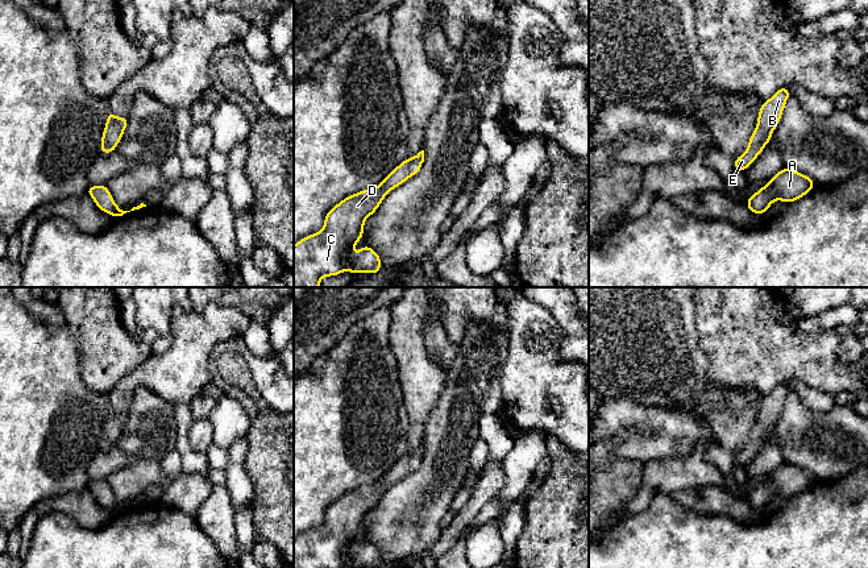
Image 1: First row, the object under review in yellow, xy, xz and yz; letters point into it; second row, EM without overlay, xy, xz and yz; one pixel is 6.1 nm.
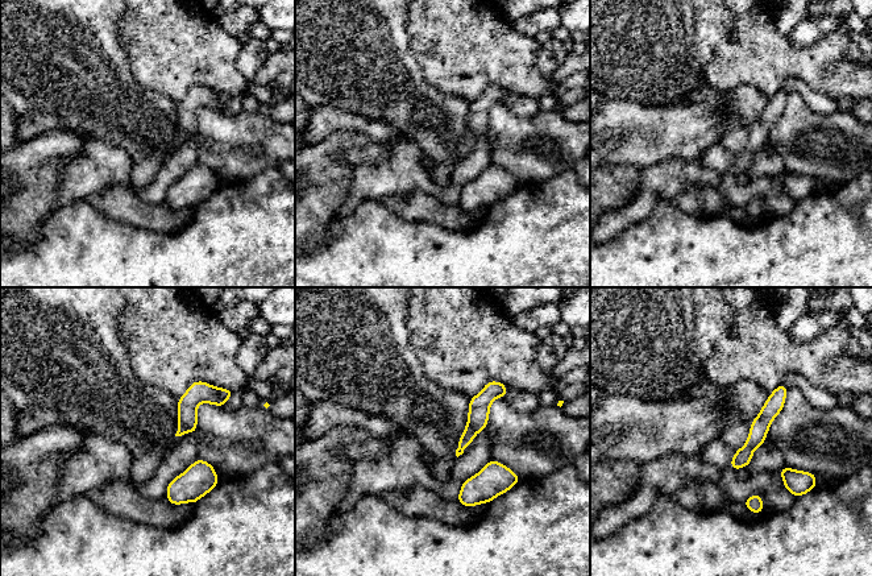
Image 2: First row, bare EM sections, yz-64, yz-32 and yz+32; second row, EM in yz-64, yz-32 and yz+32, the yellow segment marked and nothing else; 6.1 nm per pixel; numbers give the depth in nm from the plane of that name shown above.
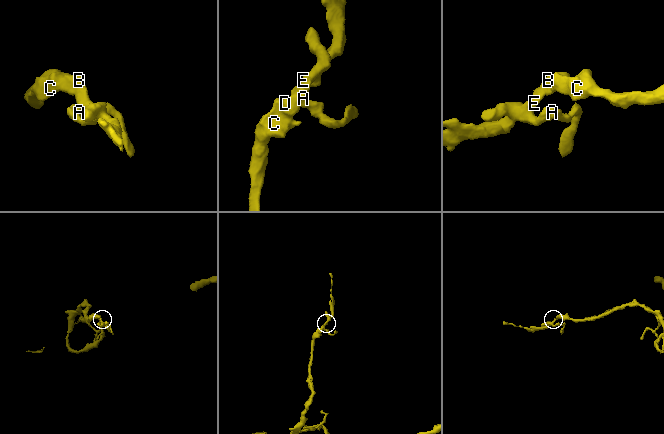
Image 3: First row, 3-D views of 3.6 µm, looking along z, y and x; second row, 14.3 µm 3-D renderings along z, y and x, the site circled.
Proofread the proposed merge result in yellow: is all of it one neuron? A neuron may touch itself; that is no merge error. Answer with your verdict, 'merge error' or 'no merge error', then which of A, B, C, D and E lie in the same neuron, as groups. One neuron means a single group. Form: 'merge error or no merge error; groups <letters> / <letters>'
no merge error; groups A B C D E

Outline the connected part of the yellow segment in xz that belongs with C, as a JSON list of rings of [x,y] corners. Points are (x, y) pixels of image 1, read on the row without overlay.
[[[424,445],[407,452],[373,485],[361,485],[331,503],[323,525],[294,540],[294,568],[378,568],[382,559],[374,544],[365,540],[354,551],[352,546],[364,532],[365,515],[390,486],[416,470],[423,457]]]

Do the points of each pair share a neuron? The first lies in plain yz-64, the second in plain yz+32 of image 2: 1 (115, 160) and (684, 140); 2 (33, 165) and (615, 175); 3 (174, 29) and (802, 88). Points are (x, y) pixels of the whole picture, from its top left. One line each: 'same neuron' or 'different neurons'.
1: different neurons
2: same neuron
3: different neurons

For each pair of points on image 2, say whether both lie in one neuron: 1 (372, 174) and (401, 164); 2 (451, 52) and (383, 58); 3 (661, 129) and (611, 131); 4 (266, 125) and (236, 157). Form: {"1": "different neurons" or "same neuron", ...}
{"1": "same neuron", "2": "different neurons", "3": "same neuron", "4": "same neuron"}

